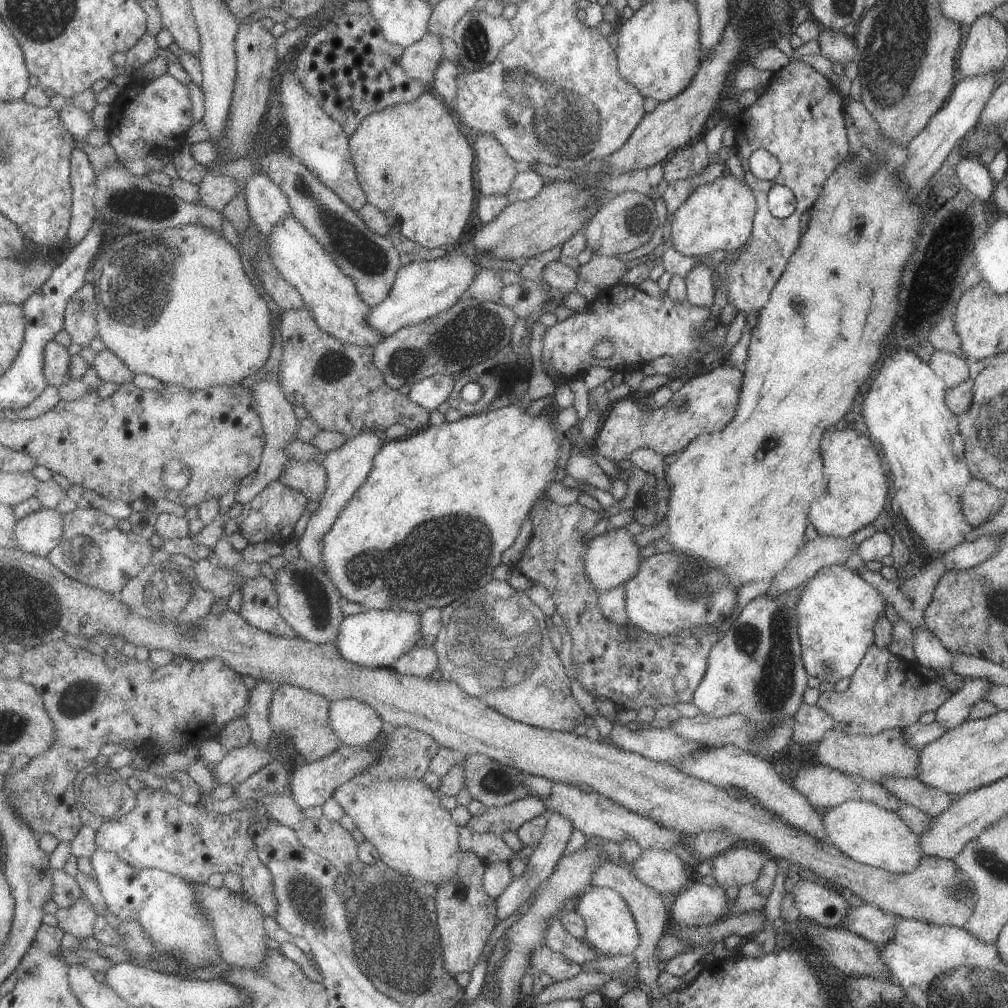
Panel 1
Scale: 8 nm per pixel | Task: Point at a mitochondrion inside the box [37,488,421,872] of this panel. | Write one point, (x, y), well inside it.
(77, 699)

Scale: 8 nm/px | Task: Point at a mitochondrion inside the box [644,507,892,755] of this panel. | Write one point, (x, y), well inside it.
(773, 647)

